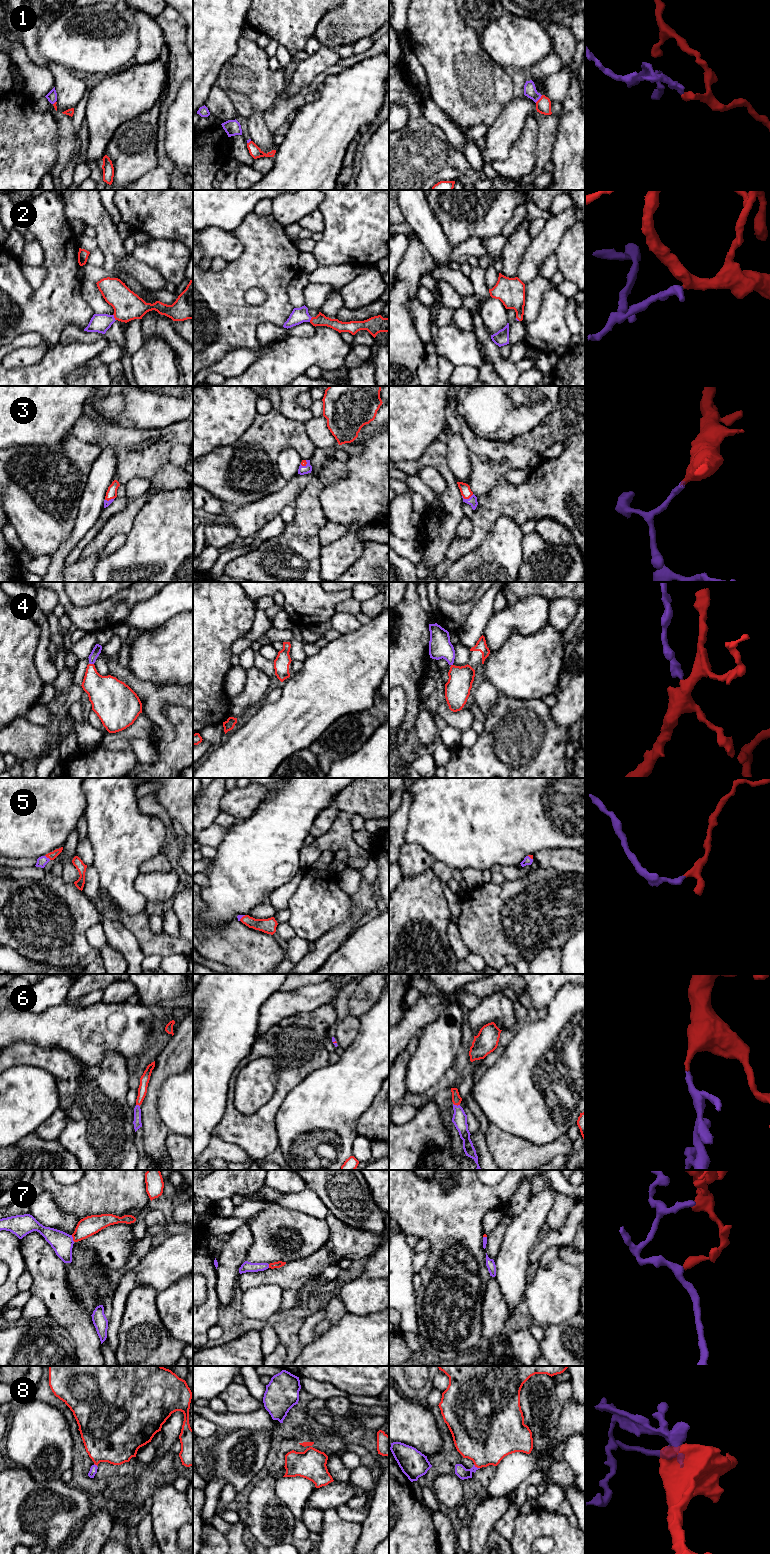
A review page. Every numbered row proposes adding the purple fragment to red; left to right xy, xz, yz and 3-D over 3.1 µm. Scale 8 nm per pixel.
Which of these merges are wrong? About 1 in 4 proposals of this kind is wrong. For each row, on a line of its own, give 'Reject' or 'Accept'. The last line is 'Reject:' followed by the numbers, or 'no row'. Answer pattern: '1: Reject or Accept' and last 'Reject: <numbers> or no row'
1: Accept
2: Accept
3: Accept
4: Accept
5: Accept
6: Accept
7: Reject
8: Accept
Reject: 7

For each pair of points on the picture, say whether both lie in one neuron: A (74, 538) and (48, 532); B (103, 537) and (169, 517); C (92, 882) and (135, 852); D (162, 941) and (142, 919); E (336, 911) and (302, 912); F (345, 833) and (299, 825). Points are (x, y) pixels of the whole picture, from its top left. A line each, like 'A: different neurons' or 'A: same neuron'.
A: different neurons
B: different neurons
C: different neurons
D: same neuron
E: same neuron
F: different neurons

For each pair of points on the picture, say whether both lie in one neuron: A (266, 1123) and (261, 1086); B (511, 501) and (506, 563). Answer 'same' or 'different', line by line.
A: different
B: different

